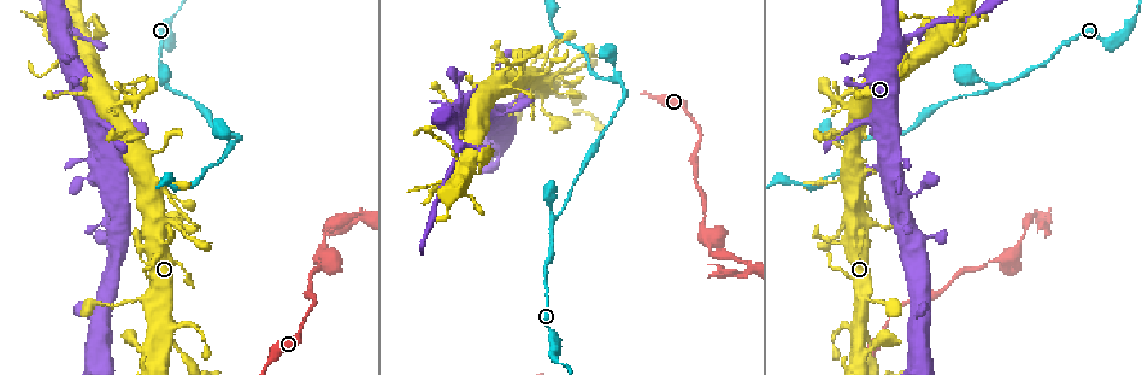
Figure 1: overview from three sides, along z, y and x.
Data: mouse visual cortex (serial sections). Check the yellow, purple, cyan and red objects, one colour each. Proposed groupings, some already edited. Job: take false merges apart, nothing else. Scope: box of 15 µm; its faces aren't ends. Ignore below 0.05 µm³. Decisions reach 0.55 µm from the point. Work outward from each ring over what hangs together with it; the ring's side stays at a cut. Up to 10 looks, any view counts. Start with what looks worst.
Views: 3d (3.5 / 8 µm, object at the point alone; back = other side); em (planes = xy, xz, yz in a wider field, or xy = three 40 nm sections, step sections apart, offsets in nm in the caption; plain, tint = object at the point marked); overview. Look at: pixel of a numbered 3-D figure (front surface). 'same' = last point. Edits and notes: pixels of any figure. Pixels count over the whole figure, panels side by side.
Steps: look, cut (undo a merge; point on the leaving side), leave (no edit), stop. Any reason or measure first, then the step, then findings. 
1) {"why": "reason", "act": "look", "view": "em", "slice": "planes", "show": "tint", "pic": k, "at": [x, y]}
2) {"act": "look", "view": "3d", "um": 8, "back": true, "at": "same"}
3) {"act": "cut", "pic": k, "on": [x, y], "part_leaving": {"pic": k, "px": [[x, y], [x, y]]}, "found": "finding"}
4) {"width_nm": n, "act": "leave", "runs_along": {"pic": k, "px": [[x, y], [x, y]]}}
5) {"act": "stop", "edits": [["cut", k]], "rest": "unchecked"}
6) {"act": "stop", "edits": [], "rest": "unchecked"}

{"why": "calibre changes", "act": "look", "view": "3d", "um": 3.5, "pic": 1, "at": [702, 230]}

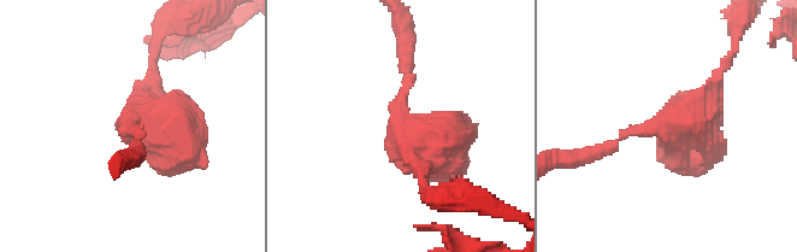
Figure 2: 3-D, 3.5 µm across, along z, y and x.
{"act": "look", "view": "em", "slice": "planes", "show": "plain", "pic": 2, "at": [135, 125]}

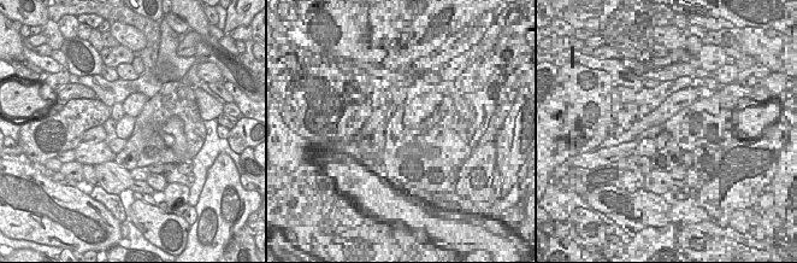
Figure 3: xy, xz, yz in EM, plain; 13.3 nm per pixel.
{"act": "look", "view": "em", "slice": "planes", "show": "tint", "at": "same"}

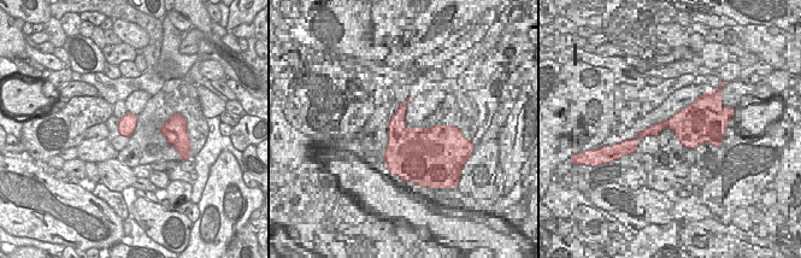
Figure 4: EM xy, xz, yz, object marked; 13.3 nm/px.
{"act": "leave", "runs_along": {"pic": 2, "px": [[624, 135], [695, 121], [731, 50]]}, "found": "one cell here"}

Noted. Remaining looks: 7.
{"why": "a narrow waist", "act": "look", "view": "3d", "um": 3.5, "pic": 1, "at": [734, 273]}

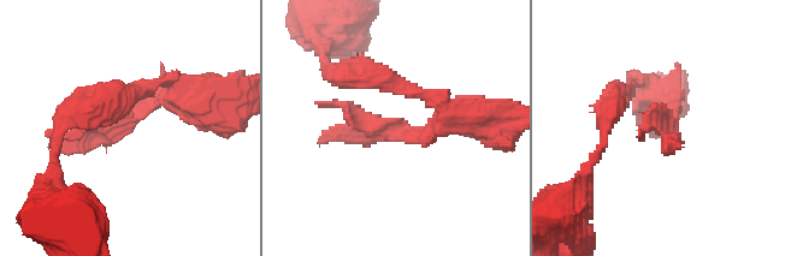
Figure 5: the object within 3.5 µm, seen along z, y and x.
{"act": "leave", "runs_along": {"pic": 5, "px": [[170, 81], [173, 100], [59, 136]]}, "found": "one cell here"}

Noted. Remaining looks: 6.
{"why": "thin arm on a thick one", "act": "look", "view": "3d", "um": 3.5, "pic": 1, "at": [164, 335]}

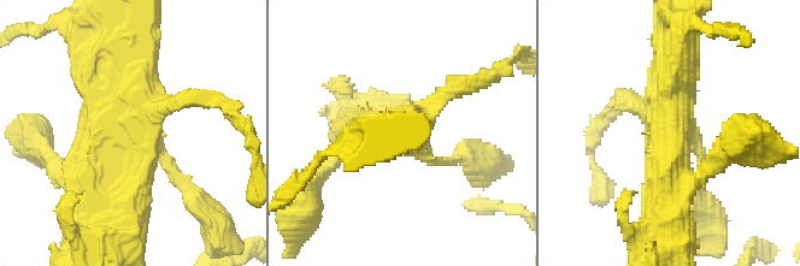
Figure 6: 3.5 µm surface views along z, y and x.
{"act": "look", "view": "em", "slice": "xy", "step": 1, "show": "tint", "pic": 6, "at": [140, 130]}

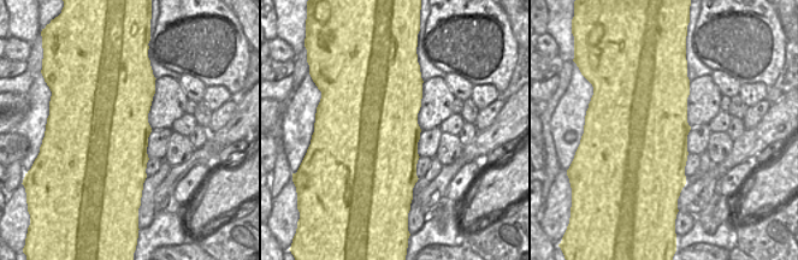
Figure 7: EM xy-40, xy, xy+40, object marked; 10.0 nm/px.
{"act": "leave", "runs_along": {"pic": 6, "px": [[125, 53], [93, 208]]}, "found": "all the same cell"}

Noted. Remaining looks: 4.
{"why": "sudden change in width", "act": "look", "view": "3d", "um": 8, "pic": 1, "at": [888, 130]}

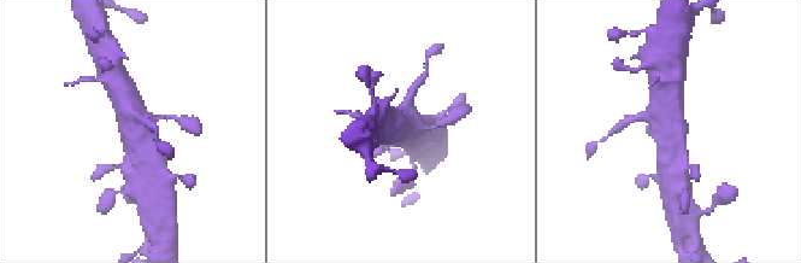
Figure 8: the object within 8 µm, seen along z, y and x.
{"act": "look", "view": "3d", "um": 3.5, "pic": 8, "at": [138, 123]}

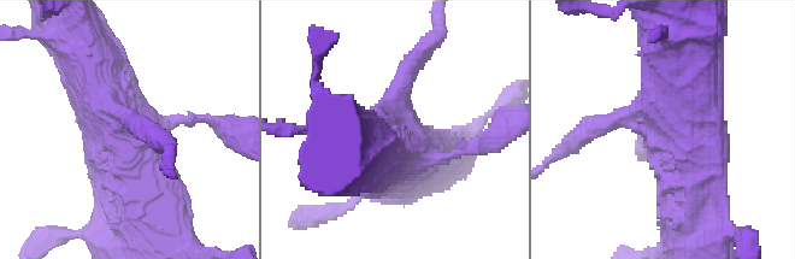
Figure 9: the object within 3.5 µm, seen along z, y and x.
{"act": "look", "view": "em", "slice": "xy", "step": 2, "show": "tint", "pic": 9, "at": [122, 135]}

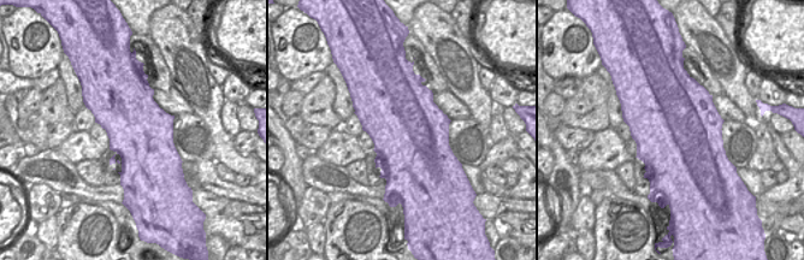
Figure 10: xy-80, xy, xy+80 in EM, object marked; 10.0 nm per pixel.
{"act": "leave", "runs_along": {"pic": 9, "px": [[80, 41], [121, 122], [142, 186]]}, "found": "all the same cell"}

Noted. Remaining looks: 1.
{"act": "stop", "edits": [], "rest": "unchecked"}

